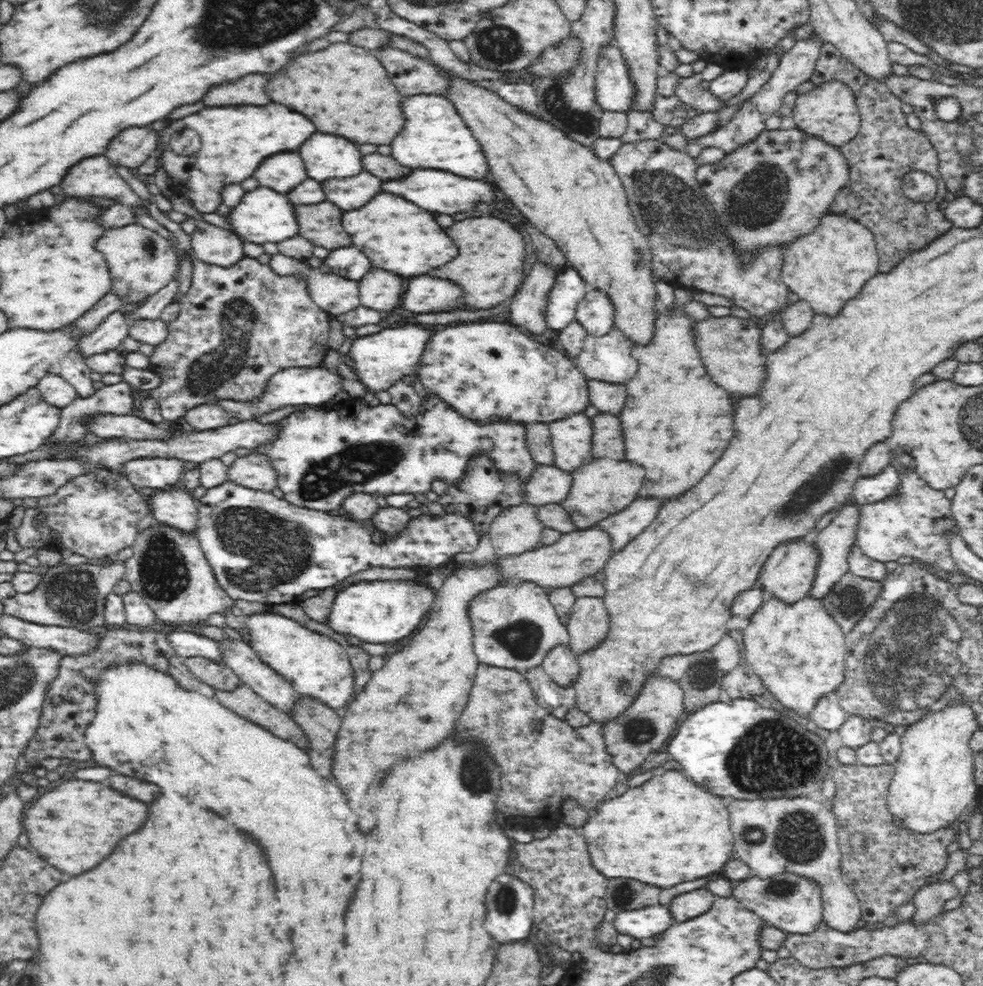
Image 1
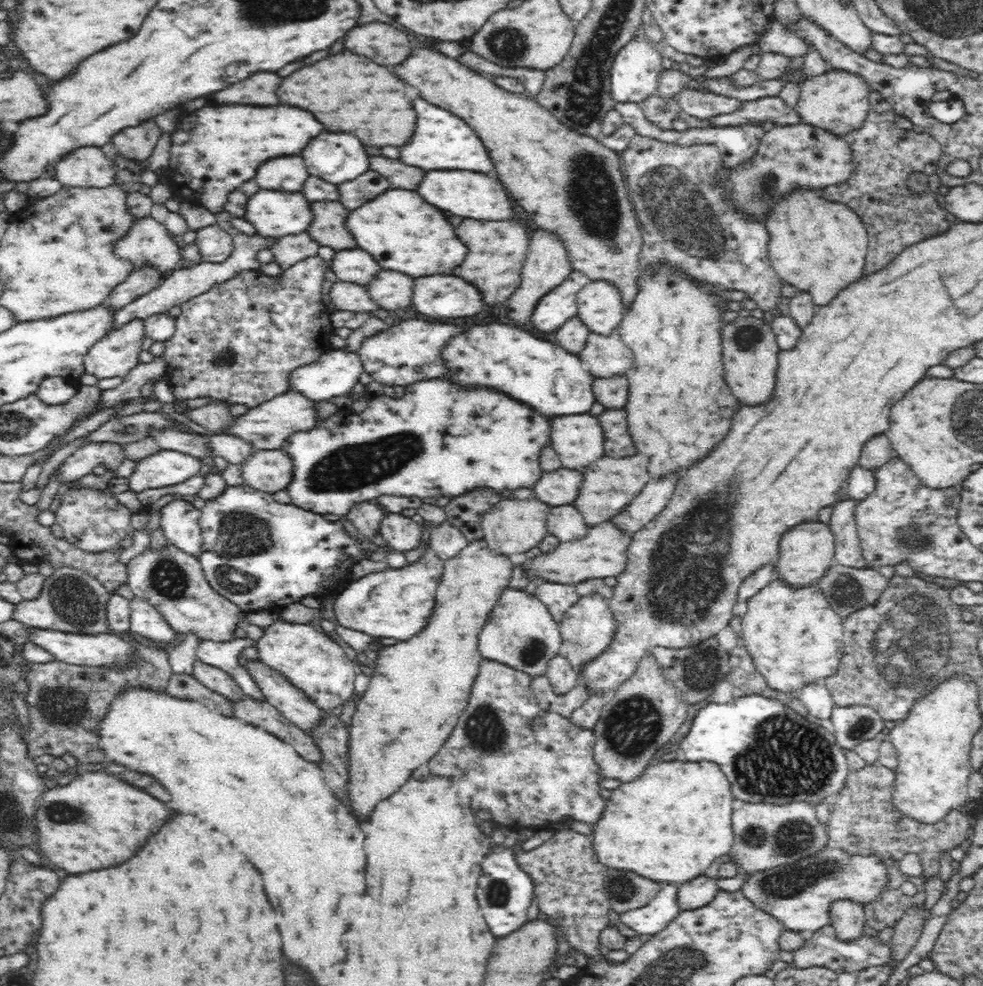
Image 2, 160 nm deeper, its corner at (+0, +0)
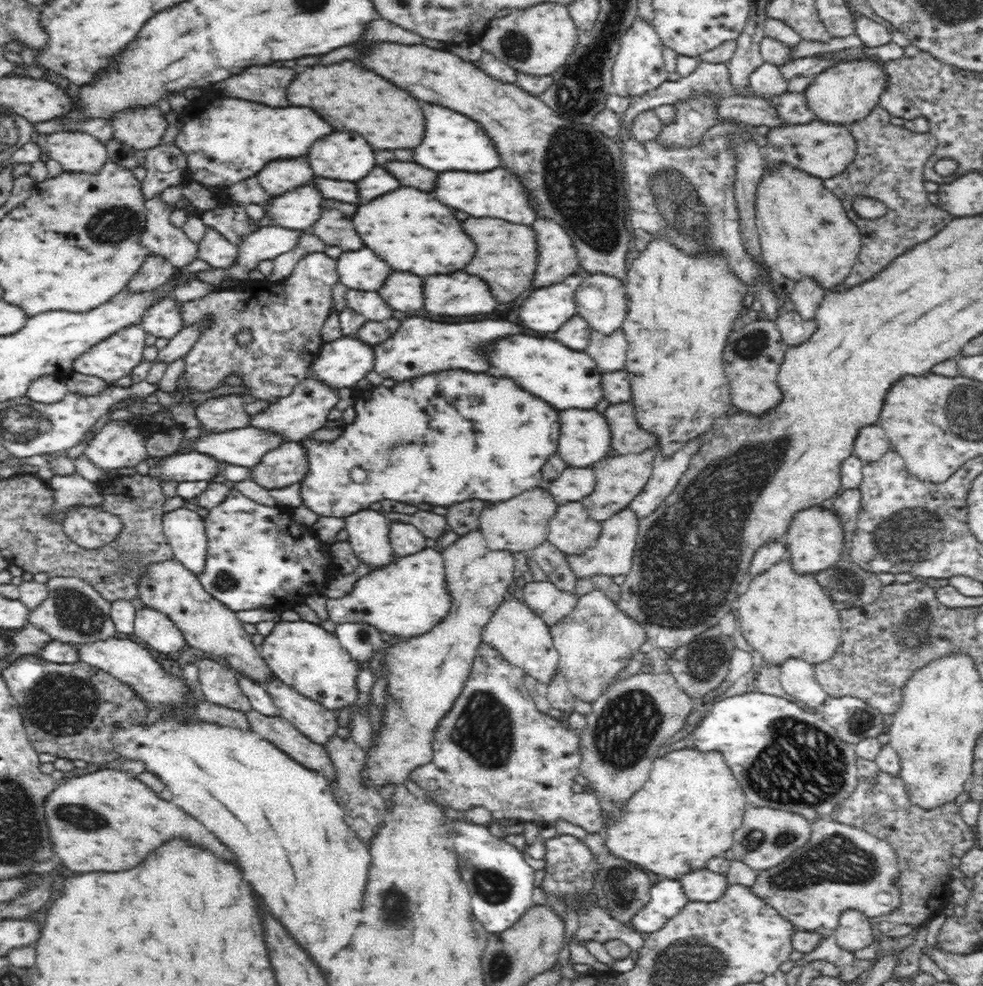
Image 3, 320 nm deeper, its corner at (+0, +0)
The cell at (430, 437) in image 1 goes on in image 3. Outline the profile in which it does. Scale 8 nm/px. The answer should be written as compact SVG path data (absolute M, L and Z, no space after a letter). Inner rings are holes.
M450 370L442 373L422 376L410 381L398 382L391 389L383 384L375 386L365 391L358 391L354 404L356 419L351 424L344 424L344 430L331 441L318 441L316 437L306 437L297 443L303 448L307 456L307 474L300 484L300 498L302 505L310 508L319 516L336 516L336 518L346 518L355 512L368 509L372 504L382 499L396 500L408 504L418 505L426 502L433 506L450 506L460 500L472 500L478 498L488 503L507 501L520 493L528 490L544 487L546 481L542 476L542 468L546 459L557 452L558 412L550 410L546 402L532 398L524 390L520 390L517 384L506 380L506 378L495 377L490 372L472 373L466 370ZM366 470L368 476L352 476L352 472L362 472Z

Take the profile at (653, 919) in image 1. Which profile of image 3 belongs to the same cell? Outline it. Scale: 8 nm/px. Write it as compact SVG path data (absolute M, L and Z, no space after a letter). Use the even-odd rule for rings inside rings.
M661 878L650 890L650 899L630 920L629 925L638 932L653 933L660 930L679 910L687 899L680 882Z

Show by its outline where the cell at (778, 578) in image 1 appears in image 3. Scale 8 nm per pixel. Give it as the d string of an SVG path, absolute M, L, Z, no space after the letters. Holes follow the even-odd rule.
M812 506L797 513L782 543L787 549L791 569L796 574L816 574L839 565L838 560L843 552L843 528L833 509Z

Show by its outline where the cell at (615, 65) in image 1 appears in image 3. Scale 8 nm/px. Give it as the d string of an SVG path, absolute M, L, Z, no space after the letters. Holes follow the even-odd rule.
M639 19L634 20L634 26L626 32L626 36L620 42L620 52L612 69L615 94L631 99L656 90L668 81L670 72L664 63L663 47L663 42L652 25Z

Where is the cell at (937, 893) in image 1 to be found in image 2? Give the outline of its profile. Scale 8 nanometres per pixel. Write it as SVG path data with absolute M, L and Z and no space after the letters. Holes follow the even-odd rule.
M925 903L910 905L904 911L904 914L893 928L894 934L890 942L893 943L895 960L889 966L897 966L906 958L906 954L918 942L922 930L924 930L924 924L926 924L930 916L930 908L926 907Z

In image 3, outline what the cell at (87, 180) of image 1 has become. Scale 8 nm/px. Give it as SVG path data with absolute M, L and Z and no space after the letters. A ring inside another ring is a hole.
M58 132L46 137L48 158L56 160L64 173L95 175L108 162L106 146L90 134Z

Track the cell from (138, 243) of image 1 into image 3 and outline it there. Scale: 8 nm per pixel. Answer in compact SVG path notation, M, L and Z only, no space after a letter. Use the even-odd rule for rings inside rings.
M156 196L145 205L145 225L137 238L145 254L165 258L175 270L192 262L197 254L197 243L170 222L172 205Z

